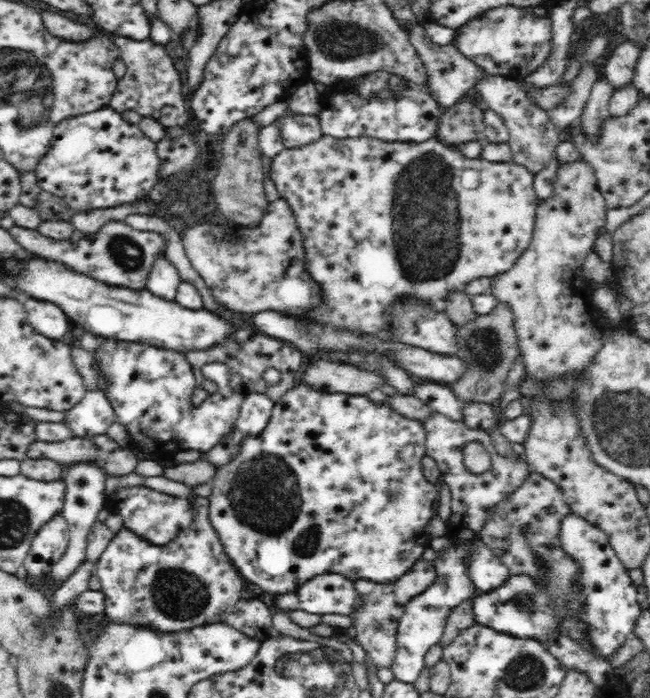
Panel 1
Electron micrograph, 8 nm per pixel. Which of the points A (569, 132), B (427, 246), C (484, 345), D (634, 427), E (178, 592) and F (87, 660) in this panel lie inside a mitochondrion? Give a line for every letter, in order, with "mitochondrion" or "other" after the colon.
A: other
B: mitochondrion
C: mitochondrion
D: mitochondrion
E: mitochondrion
F: other

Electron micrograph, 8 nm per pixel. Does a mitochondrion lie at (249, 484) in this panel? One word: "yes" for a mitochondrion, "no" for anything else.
yes

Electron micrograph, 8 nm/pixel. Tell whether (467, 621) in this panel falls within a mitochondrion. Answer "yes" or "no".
no

